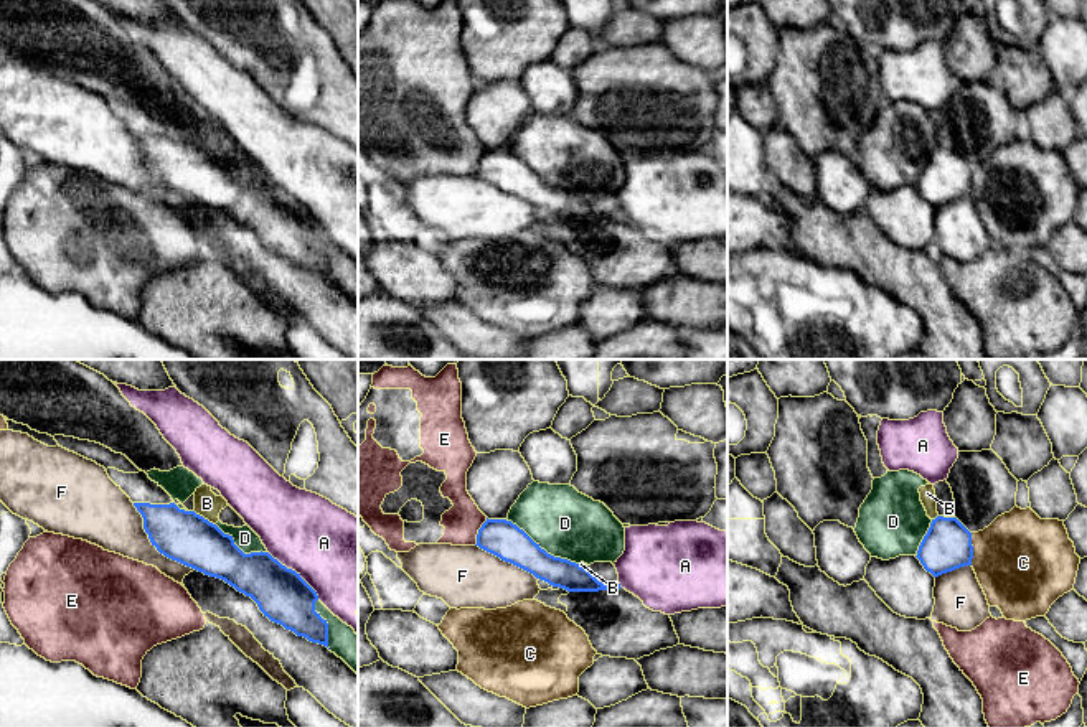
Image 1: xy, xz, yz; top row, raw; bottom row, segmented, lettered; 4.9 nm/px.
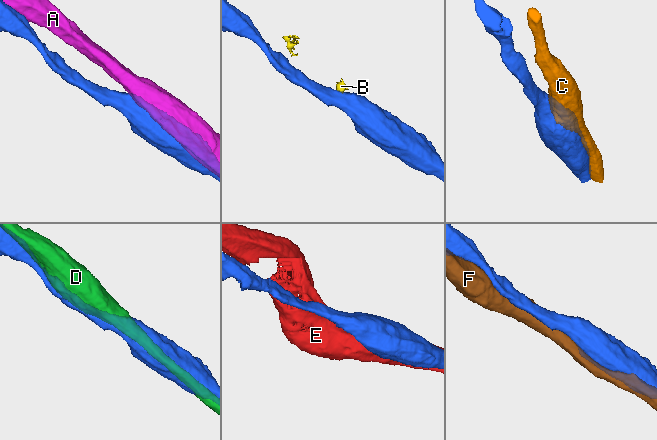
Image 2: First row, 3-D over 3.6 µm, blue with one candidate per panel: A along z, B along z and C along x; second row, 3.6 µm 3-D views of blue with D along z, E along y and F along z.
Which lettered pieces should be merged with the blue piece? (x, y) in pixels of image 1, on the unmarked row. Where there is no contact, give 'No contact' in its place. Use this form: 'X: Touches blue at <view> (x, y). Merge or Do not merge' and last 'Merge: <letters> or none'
A: Touches blue at xy (296, 203). Do not merge
B: Touches blue at xy (203, 149). Do not merge
C: Touches blue at yz (972, 180). Do not merge
D: Touches blue at xz (543, 180). Do not merge
E: Touches blue at xz (479, 162). Do not merge
F: Touches blue at xy (154, 175). Do not merge
Merge: none

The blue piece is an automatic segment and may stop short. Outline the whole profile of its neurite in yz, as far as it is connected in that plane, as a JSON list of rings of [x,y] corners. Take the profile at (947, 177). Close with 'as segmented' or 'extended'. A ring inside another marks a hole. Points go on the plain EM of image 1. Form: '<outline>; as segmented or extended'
[[[937,147],[915,188],[934,208],[972,196],[972,163],[957,148]]]; as segmented

